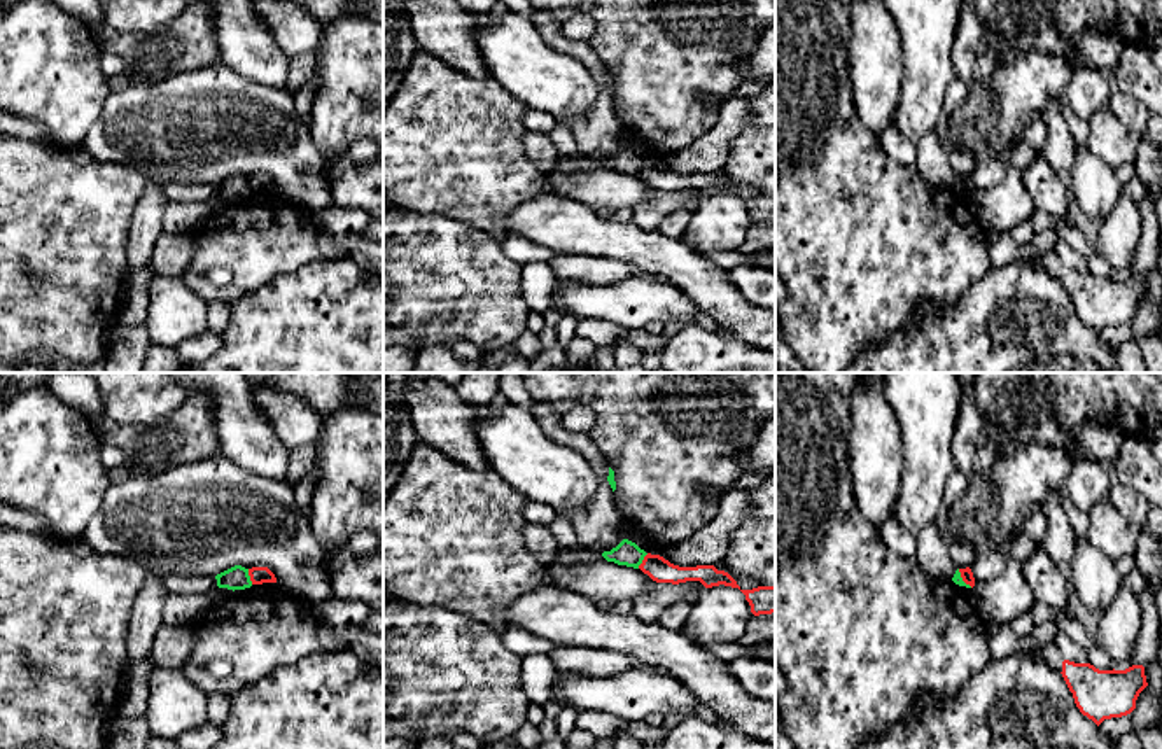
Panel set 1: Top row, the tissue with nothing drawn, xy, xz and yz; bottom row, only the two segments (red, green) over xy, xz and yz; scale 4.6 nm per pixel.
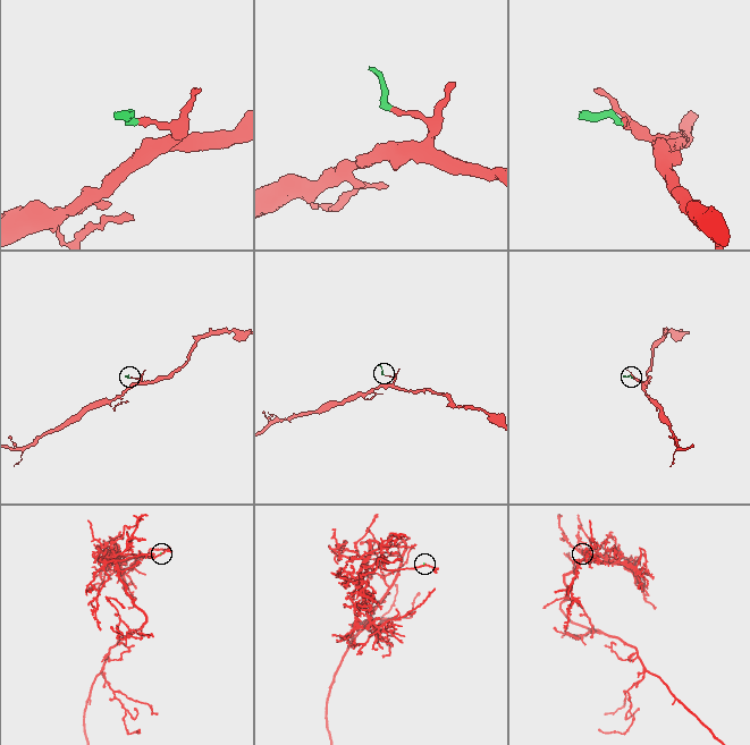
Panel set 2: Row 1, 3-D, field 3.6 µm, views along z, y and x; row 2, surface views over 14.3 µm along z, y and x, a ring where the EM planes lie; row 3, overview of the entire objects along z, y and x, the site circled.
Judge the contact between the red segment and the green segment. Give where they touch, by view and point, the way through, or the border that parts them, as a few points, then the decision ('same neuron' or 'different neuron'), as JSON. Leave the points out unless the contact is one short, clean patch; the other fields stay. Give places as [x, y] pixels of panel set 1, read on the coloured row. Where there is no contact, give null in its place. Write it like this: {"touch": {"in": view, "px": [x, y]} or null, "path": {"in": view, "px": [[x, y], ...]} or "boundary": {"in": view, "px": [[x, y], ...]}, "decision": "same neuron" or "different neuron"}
{"touch": {"in": "xy", "px": [249, 574]}, "boundary": {"in": "xy", "px": [[247, 569], [252, 583]]}, "decision": "different neuron"}

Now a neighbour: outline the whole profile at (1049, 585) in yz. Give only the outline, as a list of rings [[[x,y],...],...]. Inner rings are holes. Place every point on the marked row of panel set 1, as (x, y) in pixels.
[[[1036,546],[1020,567],[1036,602],[1046,604],[1055,611],[1066,607],[1071,583],[1041,546]]]

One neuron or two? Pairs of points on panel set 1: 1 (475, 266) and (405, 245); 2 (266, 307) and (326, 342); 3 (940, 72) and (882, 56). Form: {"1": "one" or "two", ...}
{"1": "one", "2": "one", "3": "two"}

